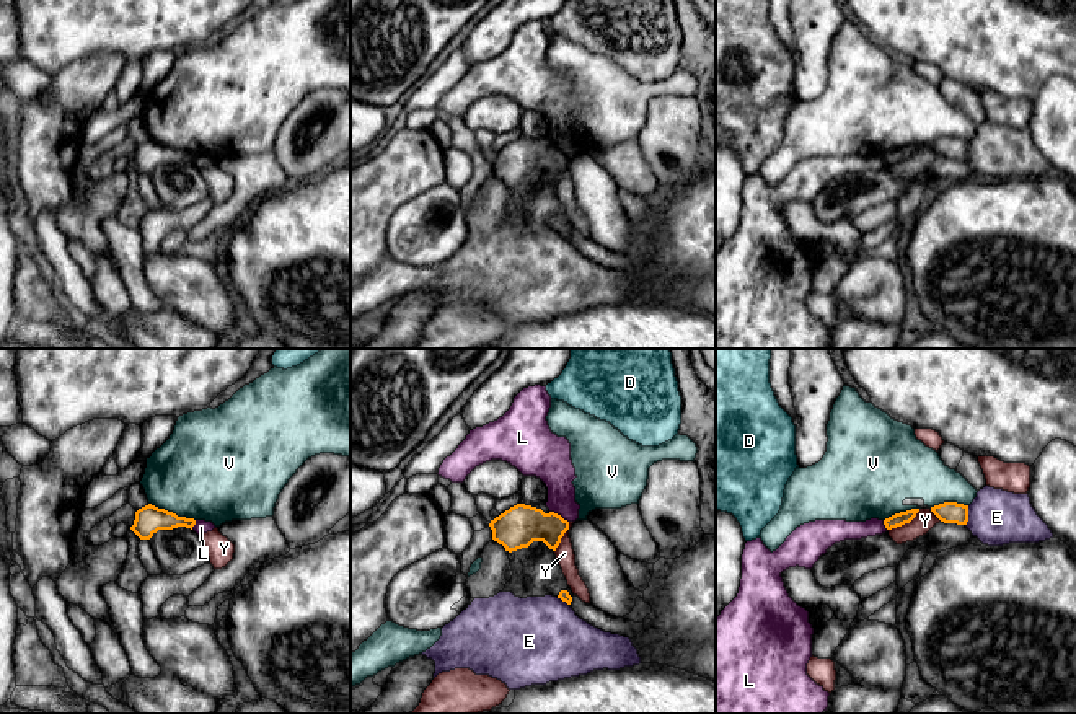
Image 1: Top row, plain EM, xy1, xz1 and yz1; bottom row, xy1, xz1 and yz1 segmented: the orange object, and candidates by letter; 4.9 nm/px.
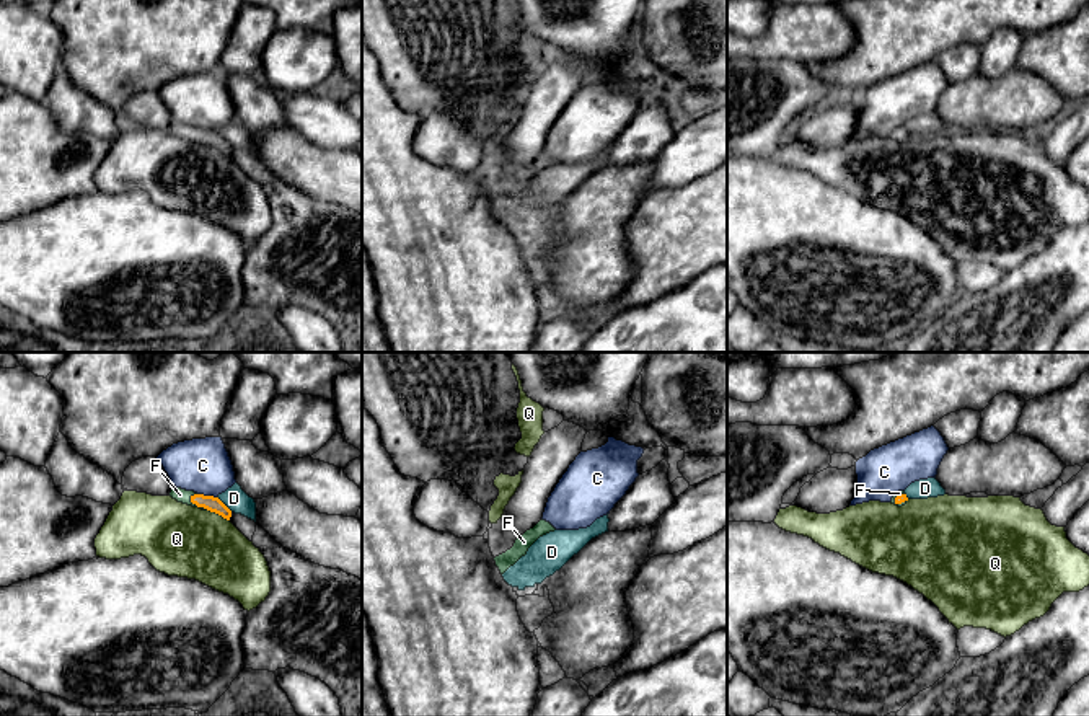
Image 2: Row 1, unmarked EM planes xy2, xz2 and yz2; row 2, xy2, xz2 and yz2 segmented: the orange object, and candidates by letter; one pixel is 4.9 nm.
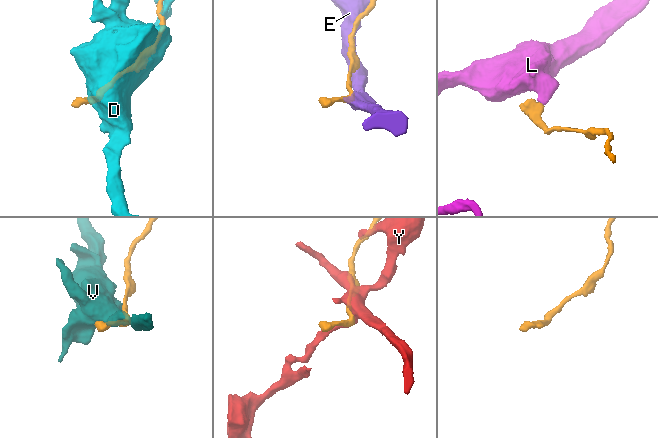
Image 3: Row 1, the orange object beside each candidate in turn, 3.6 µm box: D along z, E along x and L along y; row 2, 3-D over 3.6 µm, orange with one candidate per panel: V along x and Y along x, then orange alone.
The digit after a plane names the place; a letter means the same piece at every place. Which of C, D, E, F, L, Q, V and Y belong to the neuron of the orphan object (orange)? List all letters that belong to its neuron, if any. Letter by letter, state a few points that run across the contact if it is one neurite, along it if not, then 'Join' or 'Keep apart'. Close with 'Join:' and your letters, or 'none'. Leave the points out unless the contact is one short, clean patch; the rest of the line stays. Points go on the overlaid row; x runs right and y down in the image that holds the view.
C: Keep apart
D: Keep apart
E: Keep apart
F: Line: xy2 (214, 504), (194, 503), (180, 495). Join
L: Line: xz1 (550, 511), (568, 522). Keep apart
Q: Keep apart
V: Keep apart
Y: Keep apart
Join: F

